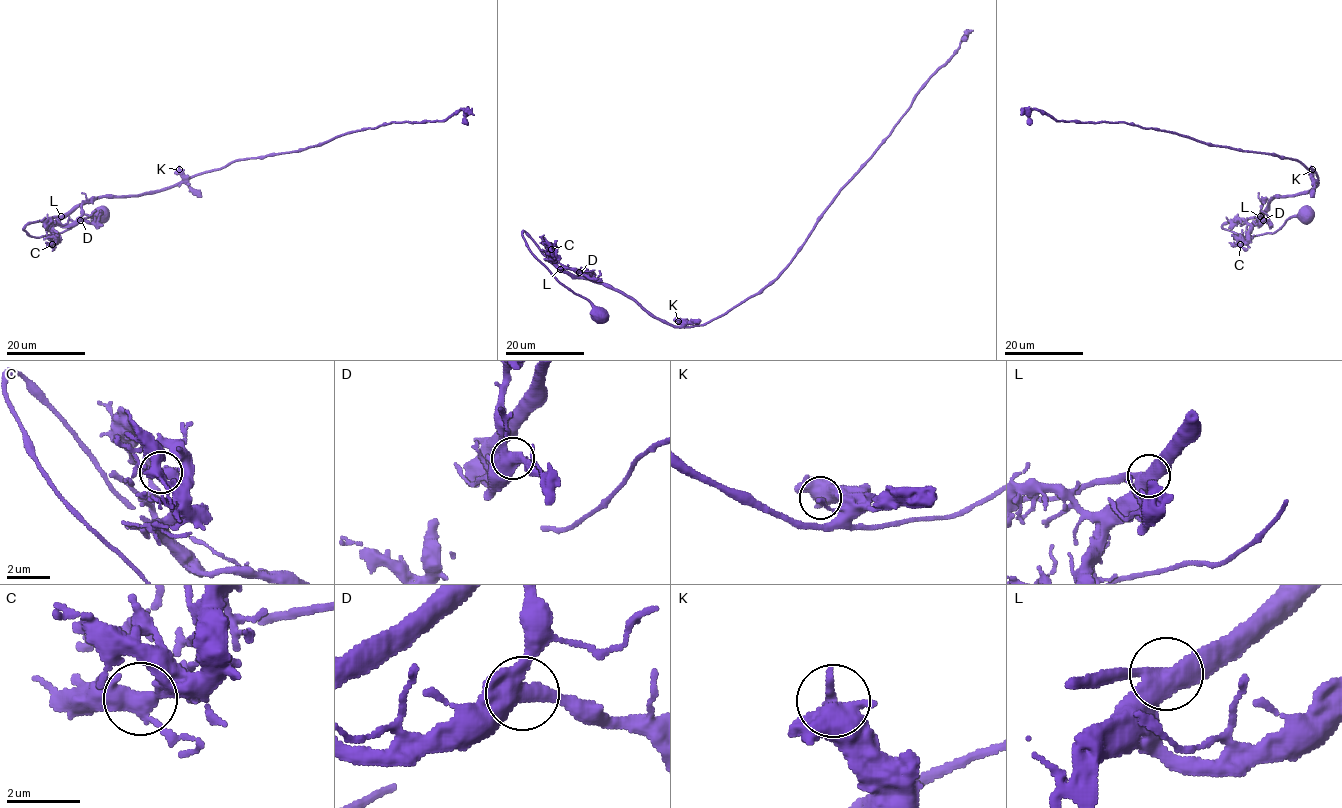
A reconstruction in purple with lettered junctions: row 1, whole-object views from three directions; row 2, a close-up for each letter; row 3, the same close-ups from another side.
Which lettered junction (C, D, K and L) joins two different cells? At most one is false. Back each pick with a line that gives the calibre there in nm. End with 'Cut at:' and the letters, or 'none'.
Cut at: none

